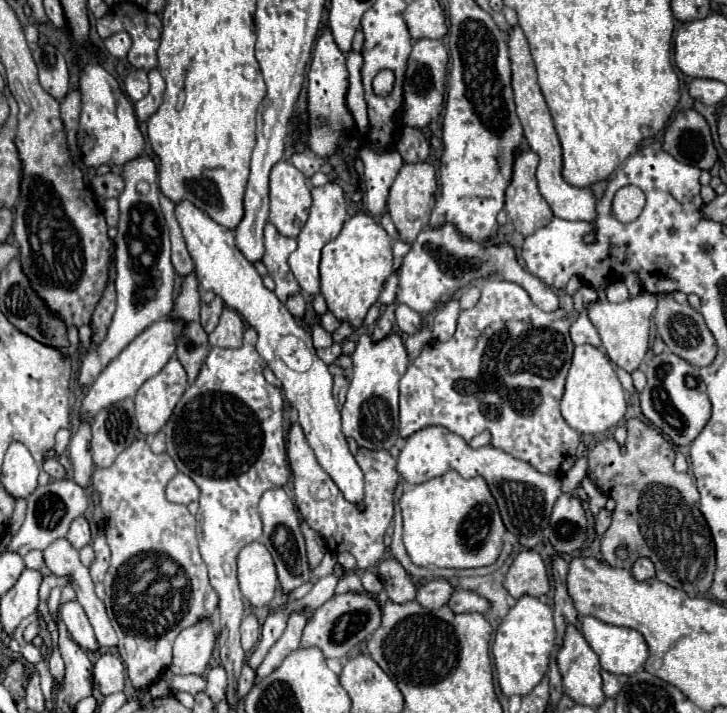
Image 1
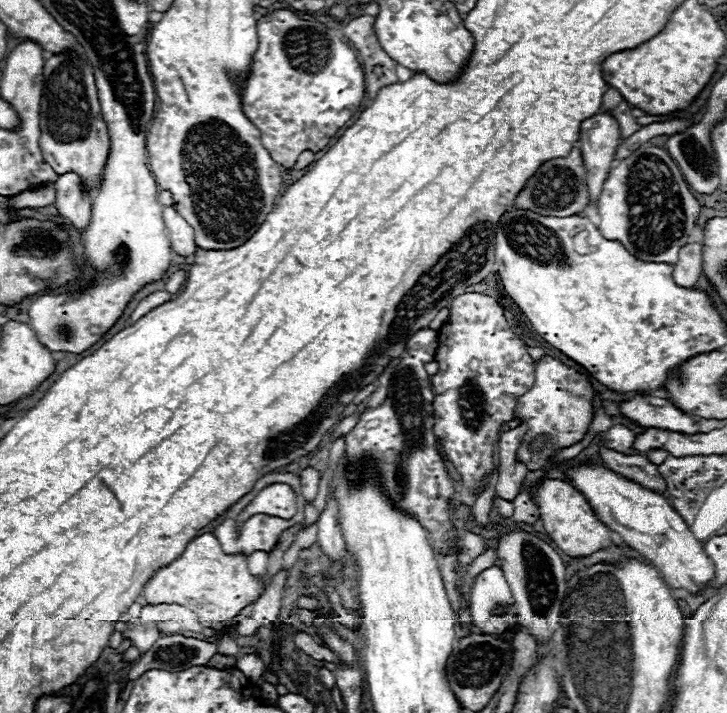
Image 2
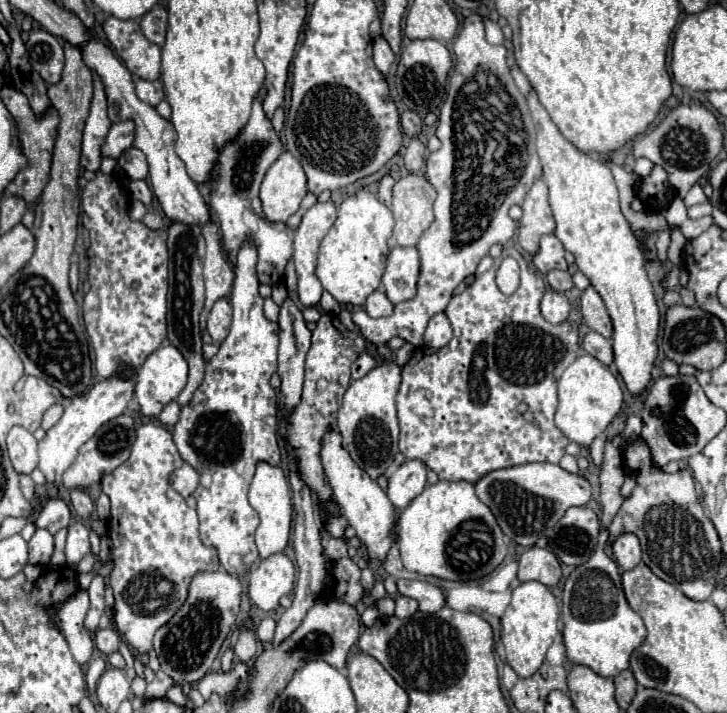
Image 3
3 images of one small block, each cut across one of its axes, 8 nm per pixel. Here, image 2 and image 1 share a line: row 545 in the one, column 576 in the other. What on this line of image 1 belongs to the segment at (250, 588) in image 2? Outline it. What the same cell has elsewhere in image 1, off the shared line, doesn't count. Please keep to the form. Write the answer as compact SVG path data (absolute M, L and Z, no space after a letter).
M510 26L508 30L508 48L510 48L510 62L512 62L512 90L514 90L514 102L516 102L516 112L518 118L524 126L524 136L528 146L540 156L540 164L536 170L536 178L538 178L538 188L540 194L546 198L546 202L550 204L552 212L558 218L564 220L592 220L596 216L596 202L592 196L590 188L576 188L570 186L568 182L562 180L562 150L560 150L560 142L554 130L554 122L550 116L550 110L546 106L546 100L542 96L542 90L538 86L536 80L536 66L530 54L530 46L528 40L522 32L520 26Z

